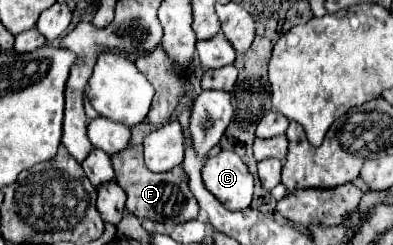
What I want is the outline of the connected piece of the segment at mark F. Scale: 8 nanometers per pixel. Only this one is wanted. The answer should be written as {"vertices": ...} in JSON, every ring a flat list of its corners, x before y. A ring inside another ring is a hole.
{"vertices":[[130,145,122,153,112,157,112,165,116,171,116,183,126,193,126,211,140,217,140,219,152,219,166,225,178,225,190,219,198,217,198,201,192,197,192,191,188,187,188,177,182,167,174,167,166,173,152,173,144,165,142,157,142,145,134,147]]}

